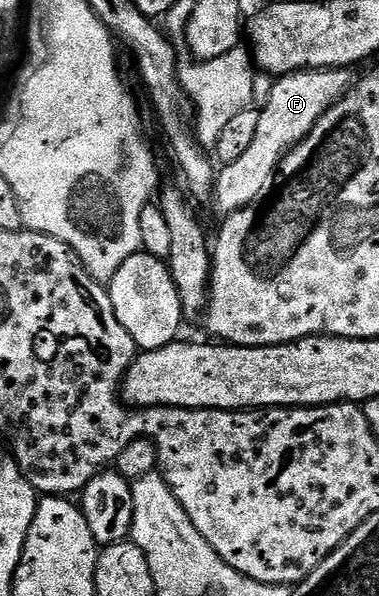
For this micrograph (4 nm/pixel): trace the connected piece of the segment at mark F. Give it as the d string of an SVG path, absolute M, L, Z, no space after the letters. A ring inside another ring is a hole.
M349 69L345 70L299 70L297 74L281 75L273 83L271 95L260 110L260 124L256 127L256 136L252 140L252 145L248 147L248 152L244 152L244 156L240 156L240 160L236 160L232 164L222 166L218 170L218 183L214 189L212 199L213 205L218 205L223 210L223 215L229 216L238 210L242 210L246 206L253 205L259 198L269 189L274 175L278 173L279 164L285 160L286 153L293 150L295 146L299 146L308 136L308 132L312 132L312 128L320 120L320 116L324 116L330 108L332 108L342 97L350 91L350 87L354 85L356 78Z

